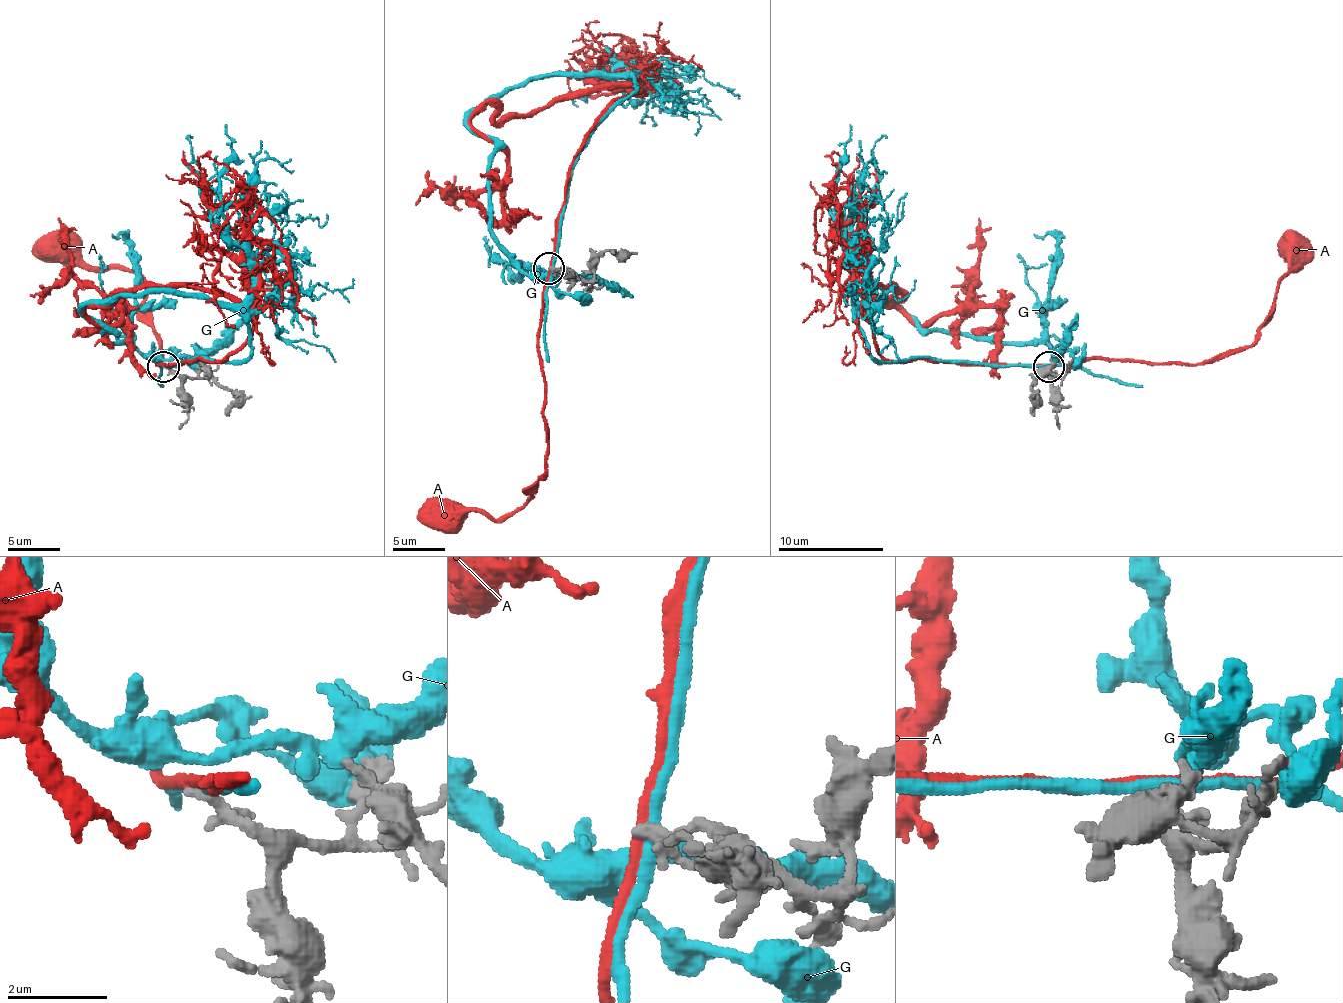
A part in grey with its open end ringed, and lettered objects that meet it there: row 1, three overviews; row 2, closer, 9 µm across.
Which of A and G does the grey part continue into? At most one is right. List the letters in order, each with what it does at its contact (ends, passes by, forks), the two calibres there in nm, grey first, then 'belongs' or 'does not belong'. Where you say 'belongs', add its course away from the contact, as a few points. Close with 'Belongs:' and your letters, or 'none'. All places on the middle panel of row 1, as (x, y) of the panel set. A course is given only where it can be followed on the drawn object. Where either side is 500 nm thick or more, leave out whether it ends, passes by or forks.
A: it passes by | 180/240 nm | does not belong
G: it forks | 190/200 nm | does not belong
Belongs: none

